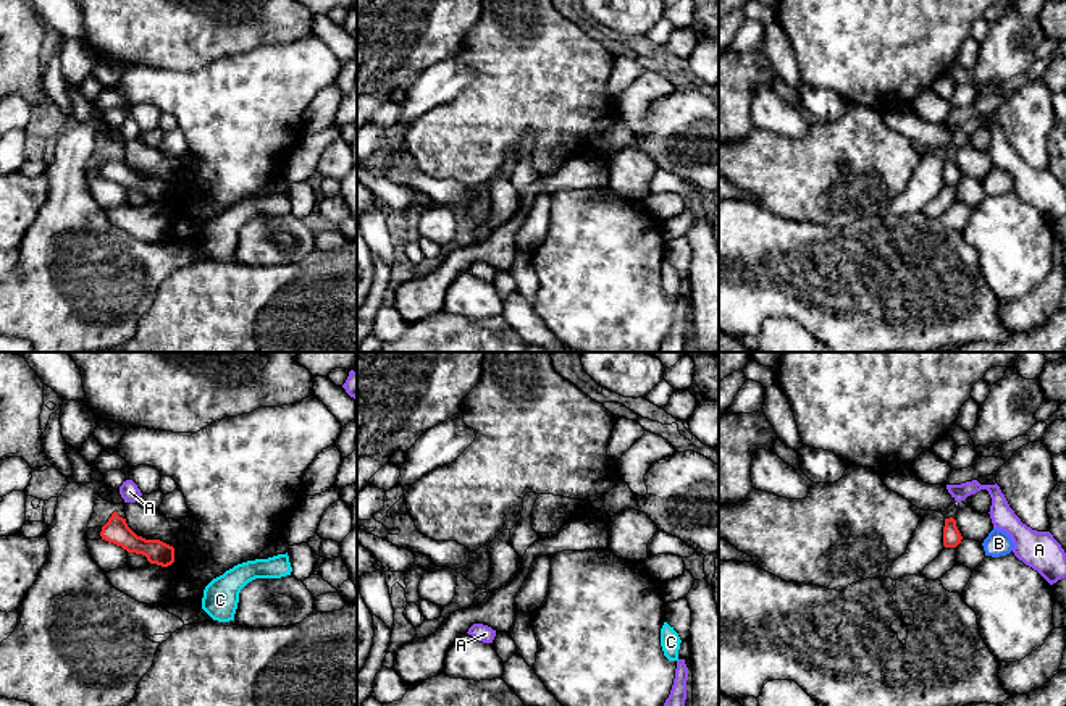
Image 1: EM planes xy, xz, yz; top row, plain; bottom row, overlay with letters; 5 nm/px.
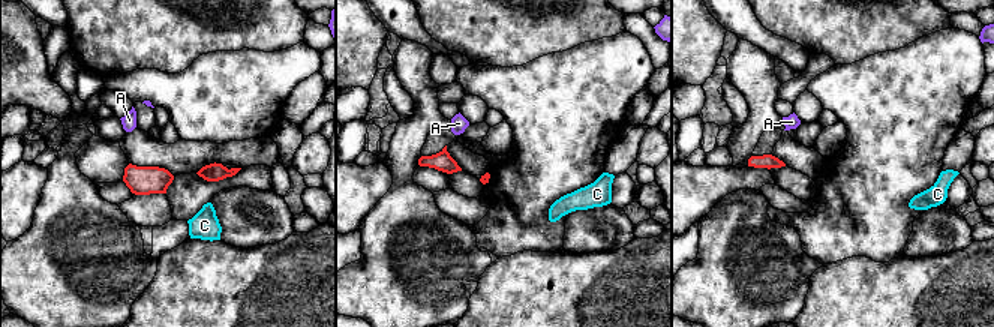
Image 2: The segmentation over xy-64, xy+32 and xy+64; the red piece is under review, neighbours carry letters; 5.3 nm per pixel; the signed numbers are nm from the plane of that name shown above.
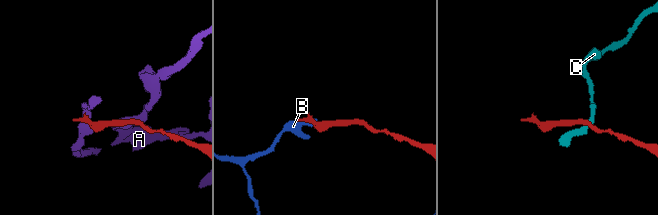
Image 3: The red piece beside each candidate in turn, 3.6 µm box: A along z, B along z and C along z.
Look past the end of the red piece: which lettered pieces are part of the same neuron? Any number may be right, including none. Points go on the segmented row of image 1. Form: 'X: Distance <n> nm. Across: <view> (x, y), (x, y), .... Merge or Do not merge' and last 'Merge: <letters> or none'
A: Distance 70 nm. Across: xy (115, 511), (125, 501). Do not merge
B: Distance 110 nm. Across: yz (961, 538), (982, 543). Do not merge
C: Distance 200 nm. Across: xy (173, 561), (205, 587). Do not merge
Merge: none

